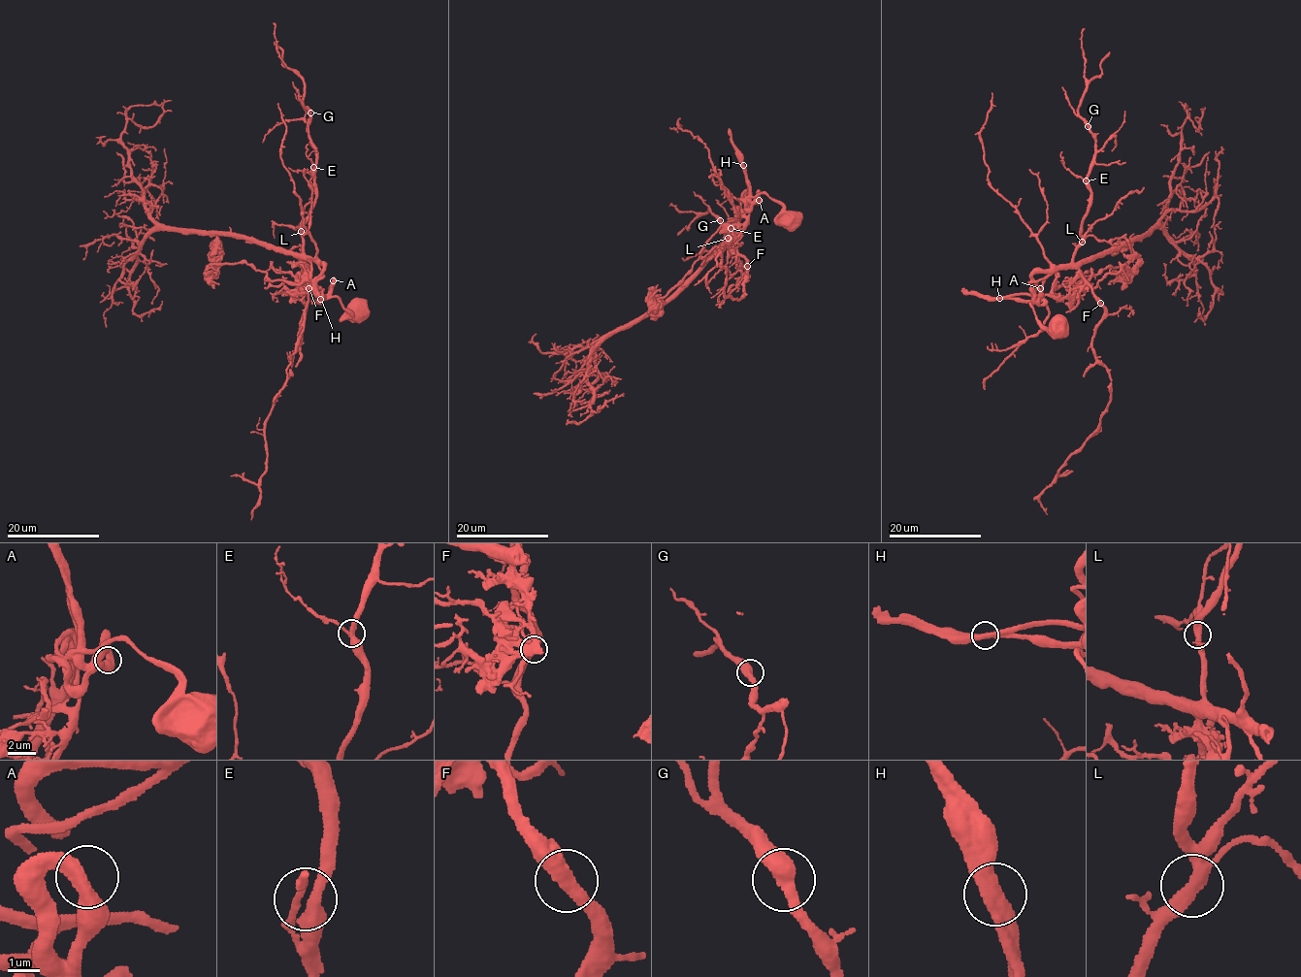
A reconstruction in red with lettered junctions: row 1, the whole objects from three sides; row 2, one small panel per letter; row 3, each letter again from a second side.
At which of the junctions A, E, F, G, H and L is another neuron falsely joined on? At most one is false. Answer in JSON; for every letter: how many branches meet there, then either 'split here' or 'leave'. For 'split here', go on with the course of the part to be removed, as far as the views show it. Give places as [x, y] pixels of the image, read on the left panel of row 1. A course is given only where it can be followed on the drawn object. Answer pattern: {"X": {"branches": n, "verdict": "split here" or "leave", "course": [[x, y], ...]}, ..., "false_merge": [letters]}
{"A": {"branches": 2, "verdict": "leave"}, "E": {"branches": 2, "verdict": "leave"}, "F": {"branches": 2, "verdict": "leave"}, "G": {"branches": 2, "verdict": "leave"}, "H": {"branches": 2, "verdict": "split here", "course": [[320, 299], [320, 287], [307, 280], [271, 280], [245, 263], [206, 266], [212, 267], [214, 244], [211, 256]]}, "L": {"branches": 2, "verdict": "leave"}, "false_merge": ["H"]}

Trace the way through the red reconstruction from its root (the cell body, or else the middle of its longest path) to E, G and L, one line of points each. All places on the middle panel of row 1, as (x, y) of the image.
E: (787, 219), (770, 197), (750, 201), (745, 191), (747, 206), (729, 238), (737, 235), (731, 228)
G: (787, 219), (770, 197), (750, 201), (746, 191), (728, 237), (737, 235), (722, 232), (720, 220)
L: (787, 219), (782, 206), (770, 197), (759, 194), (750, 201), (742, 196), (745, 191), (746, 210), (728, 238)

